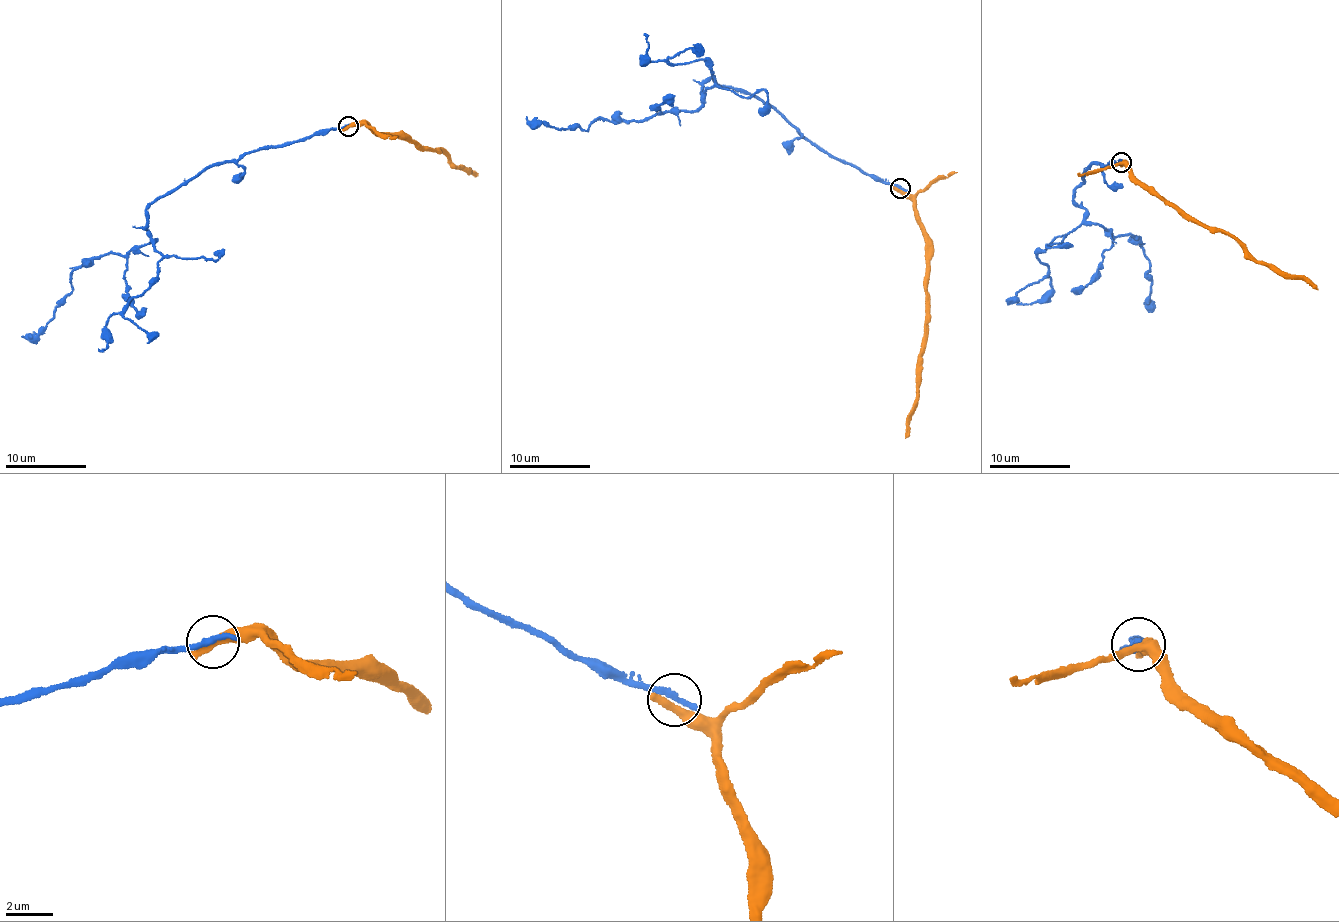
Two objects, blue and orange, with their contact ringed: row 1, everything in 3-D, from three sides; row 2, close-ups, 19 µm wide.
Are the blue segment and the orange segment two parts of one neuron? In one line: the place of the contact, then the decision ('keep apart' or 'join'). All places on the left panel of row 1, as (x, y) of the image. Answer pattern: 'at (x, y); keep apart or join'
at (348, 126); keep apart

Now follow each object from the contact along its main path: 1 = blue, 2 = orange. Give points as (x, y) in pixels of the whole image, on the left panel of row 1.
1: (348, 125), (259, 147), (157, 197), (147, 211), (151, 242), (89, 257), (51, 321), (21, 337)
2: (349, 125), (365, 123), (381, 133), (413, 141), (434, 150), (444, 149), (456, 167), (470, 168), (475, 177)

